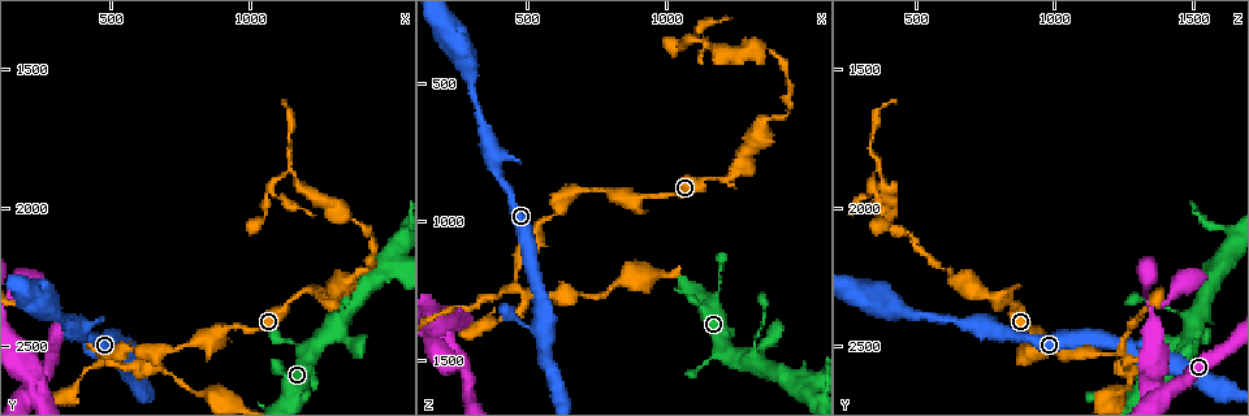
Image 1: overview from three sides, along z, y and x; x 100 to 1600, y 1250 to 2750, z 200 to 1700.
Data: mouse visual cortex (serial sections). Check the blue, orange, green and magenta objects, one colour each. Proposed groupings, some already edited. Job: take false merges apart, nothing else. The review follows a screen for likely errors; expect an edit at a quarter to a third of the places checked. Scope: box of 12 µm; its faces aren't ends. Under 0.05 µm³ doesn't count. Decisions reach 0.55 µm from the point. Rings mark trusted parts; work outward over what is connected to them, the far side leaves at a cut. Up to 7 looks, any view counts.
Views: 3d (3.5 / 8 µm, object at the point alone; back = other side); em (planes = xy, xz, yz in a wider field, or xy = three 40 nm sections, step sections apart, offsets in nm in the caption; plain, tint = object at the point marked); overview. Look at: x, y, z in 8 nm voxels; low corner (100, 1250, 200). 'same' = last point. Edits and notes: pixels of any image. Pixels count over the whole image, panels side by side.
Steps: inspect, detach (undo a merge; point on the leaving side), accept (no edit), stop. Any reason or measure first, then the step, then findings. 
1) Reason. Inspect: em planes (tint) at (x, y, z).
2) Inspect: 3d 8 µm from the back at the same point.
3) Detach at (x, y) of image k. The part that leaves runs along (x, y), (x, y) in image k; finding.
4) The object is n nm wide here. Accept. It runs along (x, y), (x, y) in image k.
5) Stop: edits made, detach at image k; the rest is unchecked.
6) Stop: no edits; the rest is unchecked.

Sharp bend. Inspect: 3d 3.5 µm from the back at (490, 2550, 1270).

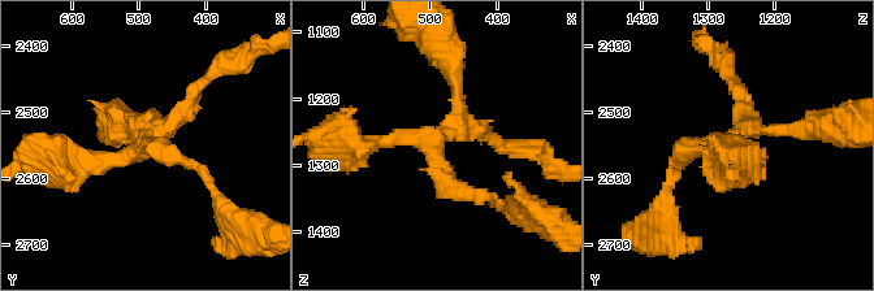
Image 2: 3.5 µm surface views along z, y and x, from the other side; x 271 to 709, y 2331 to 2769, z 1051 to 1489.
4 arms meet here; the arms are 150, 200, 200, 250 nm wide. Inspect: em xy step 1 (tint) at (495, 2545, 1260).

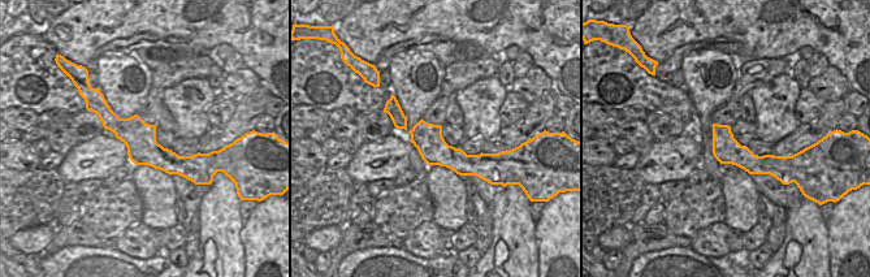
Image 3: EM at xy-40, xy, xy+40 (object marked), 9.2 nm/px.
Accept. One cell here.

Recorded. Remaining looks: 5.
Sharp bend. Inspect: 3d 8 µm at (1450, 2230, 600).

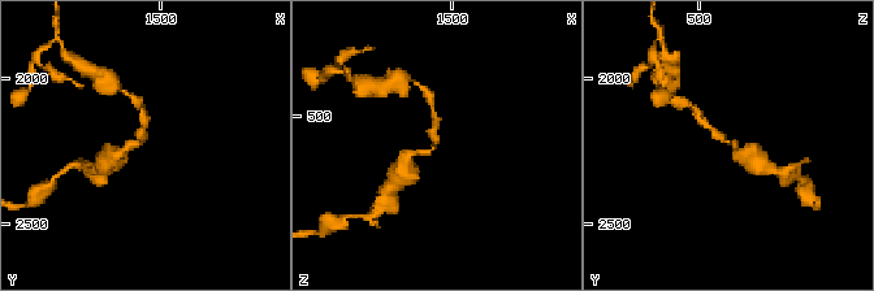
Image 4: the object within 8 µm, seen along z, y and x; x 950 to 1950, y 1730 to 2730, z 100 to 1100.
The arms are 200, 250 nm wide. Inspect: em xy step 3 (tint) at (1440, 2230, 610).

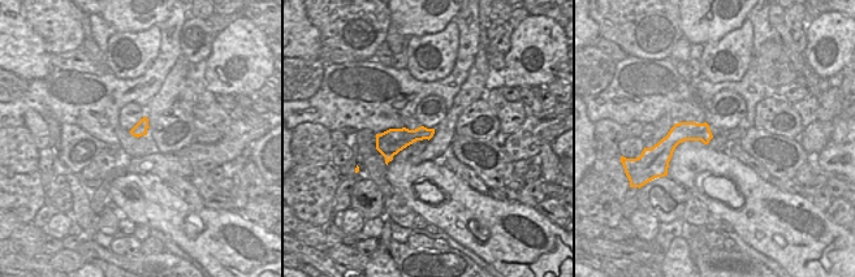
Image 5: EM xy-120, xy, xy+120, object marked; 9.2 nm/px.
The object is 170 nm wide here. Accept. It runs along (743, 156), (702, 120) in image 4; continuous, no second cell.

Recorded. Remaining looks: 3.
Abrupt turn. Inspect: 3d 3.5 µm from the back at (1140, 1860, 370).

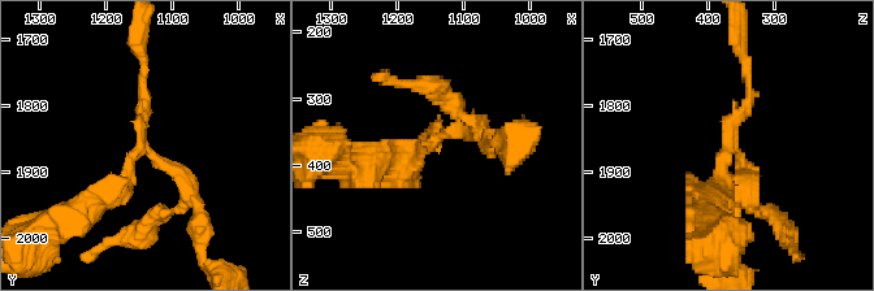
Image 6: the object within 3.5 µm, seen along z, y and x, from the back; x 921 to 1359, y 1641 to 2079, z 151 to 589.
Need the tissue. Inspect: em xy step 5 (tint) at (1150, 1865, 370).

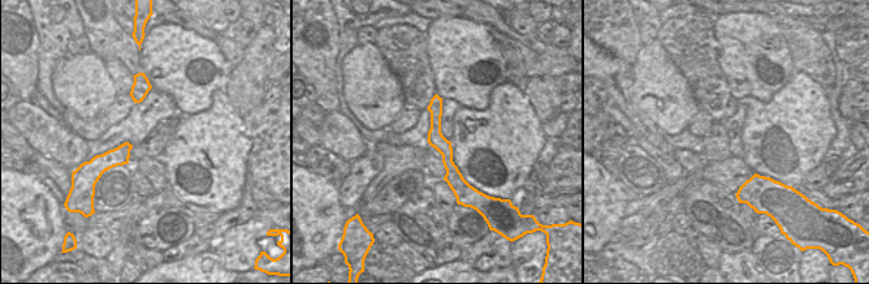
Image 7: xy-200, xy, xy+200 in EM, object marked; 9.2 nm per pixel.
Accept. It runs along (436, 99), (436, 140), (458, 190) in image 7; continuous, no second cell.

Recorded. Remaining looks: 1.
Stop: no edits; the rest is unchecked.

